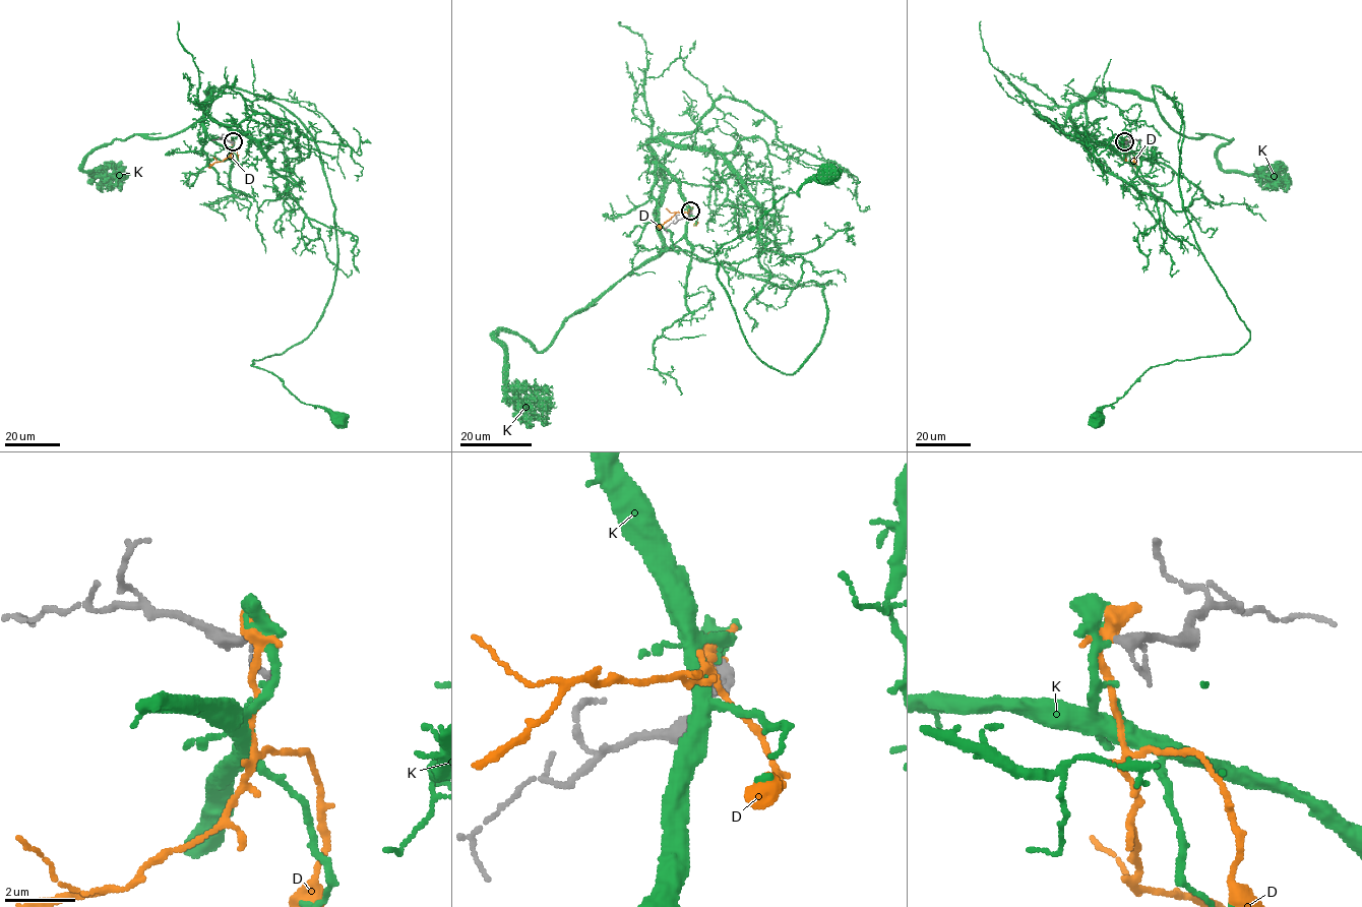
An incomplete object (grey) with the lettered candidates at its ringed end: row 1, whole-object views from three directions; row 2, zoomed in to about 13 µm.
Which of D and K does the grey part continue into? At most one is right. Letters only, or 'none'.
K

